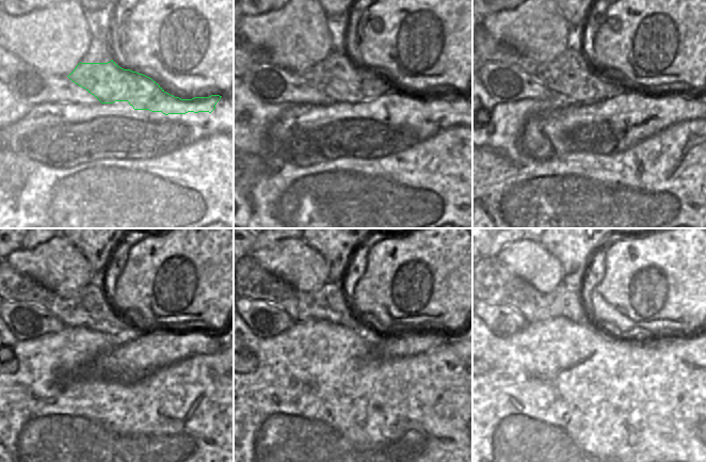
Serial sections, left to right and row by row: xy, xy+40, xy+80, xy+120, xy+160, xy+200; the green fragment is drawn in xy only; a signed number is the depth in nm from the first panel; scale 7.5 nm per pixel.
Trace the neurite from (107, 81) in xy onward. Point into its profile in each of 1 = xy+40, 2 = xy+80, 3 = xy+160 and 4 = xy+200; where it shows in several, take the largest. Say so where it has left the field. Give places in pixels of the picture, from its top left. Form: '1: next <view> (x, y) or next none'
1: next xy+40 (338, 77)
2: next xy+80 (570, 74)
3: next xy+160 (329, 303)
4: next xy+200 (494, 283)

